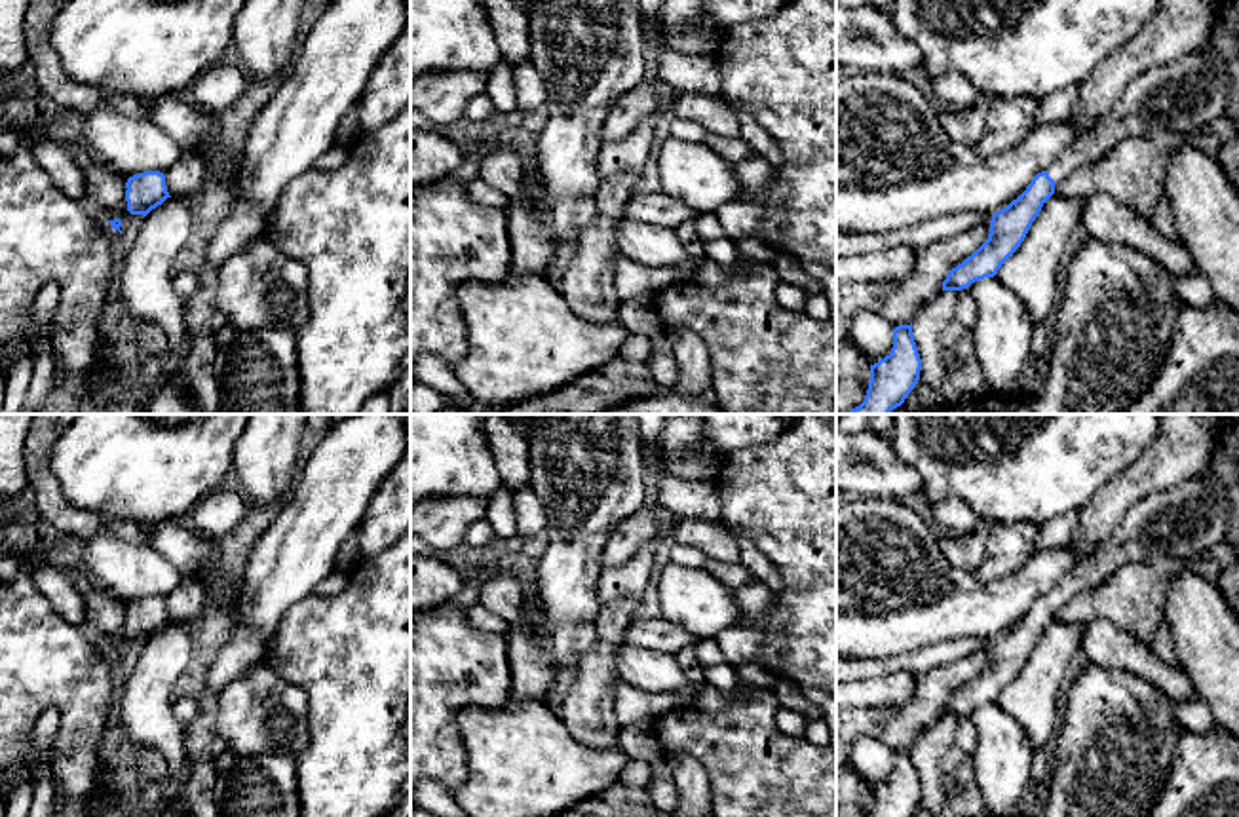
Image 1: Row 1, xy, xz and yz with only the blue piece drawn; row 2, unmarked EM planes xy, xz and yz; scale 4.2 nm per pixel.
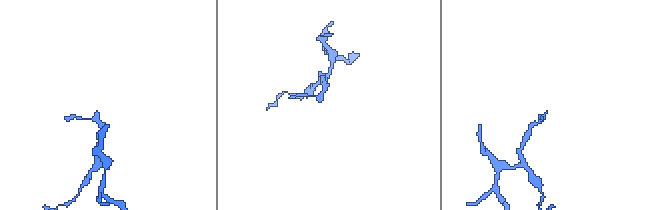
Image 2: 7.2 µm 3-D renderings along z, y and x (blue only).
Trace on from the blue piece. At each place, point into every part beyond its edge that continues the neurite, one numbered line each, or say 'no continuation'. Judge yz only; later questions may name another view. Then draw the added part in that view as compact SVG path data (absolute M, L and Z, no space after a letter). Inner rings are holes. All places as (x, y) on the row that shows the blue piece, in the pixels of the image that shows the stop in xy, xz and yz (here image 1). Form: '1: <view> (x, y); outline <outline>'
1: yz (1192, 92); outline M1195 48L1136 76L1087 133L1055 158L1047 173L1060 182L1129 137L1157 141L1171 131L1188 137L1222 122L1228 99L1229 76L1224 63L1207 48Z

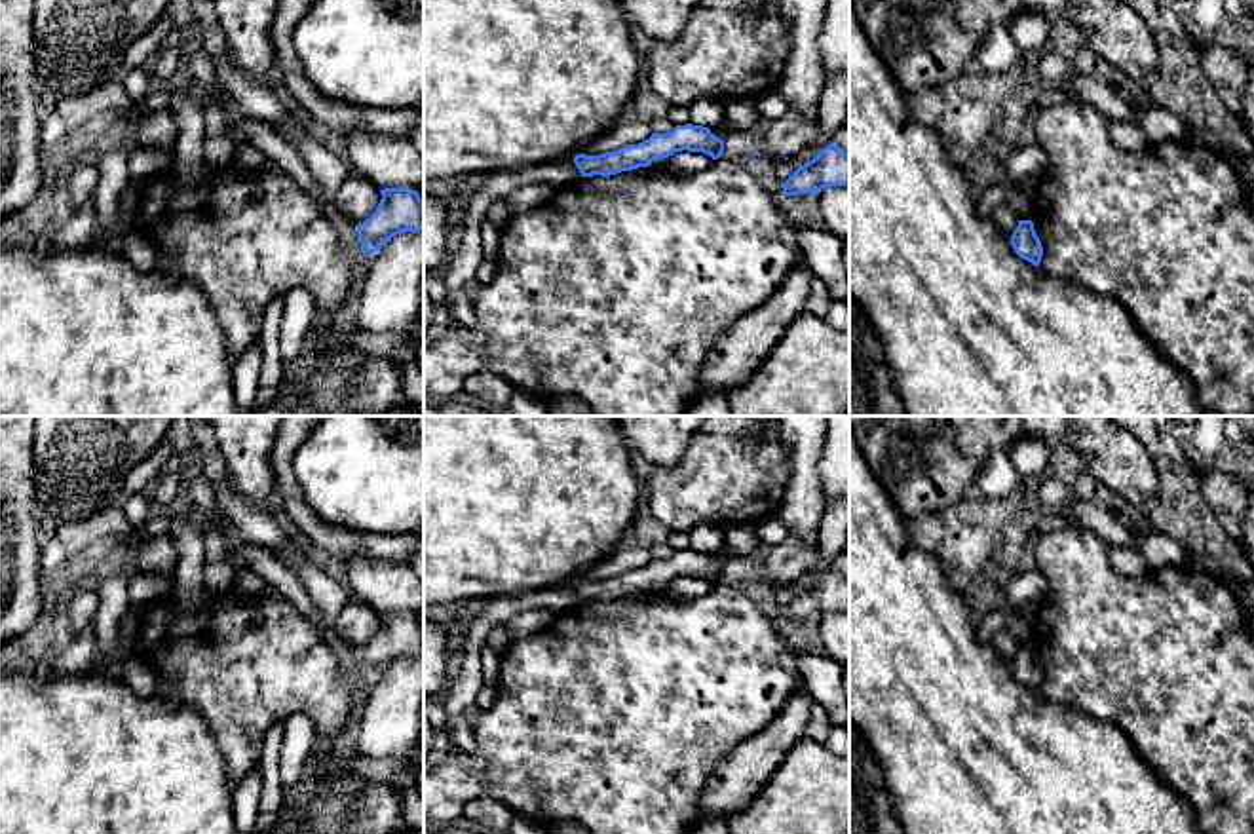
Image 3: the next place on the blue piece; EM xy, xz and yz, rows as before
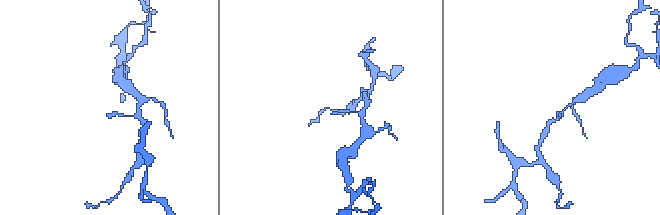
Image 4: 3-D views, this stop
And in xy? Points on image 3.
no continuation

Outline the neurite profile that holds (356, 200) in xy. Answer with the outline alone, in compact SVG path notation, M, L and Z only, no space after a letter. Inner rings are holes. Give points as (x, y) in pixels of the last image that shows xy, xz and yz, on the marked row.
M352 173L338 188L331 211L348 230L352 230L376 211L380 199L380 188Z

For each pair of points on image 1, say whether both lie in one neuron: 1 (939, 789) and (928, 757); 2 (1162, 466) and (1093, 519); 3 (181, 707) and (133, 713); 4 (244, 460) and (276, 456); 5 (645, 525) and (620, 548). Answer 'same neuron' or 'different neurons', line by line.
1: same neuron
2: same neuron
3: different neurons
4: same neuron
5: same neuron

